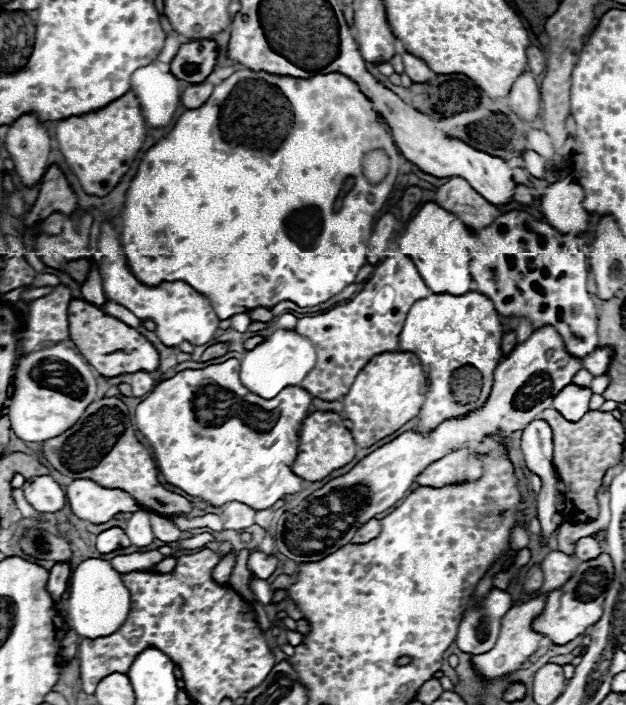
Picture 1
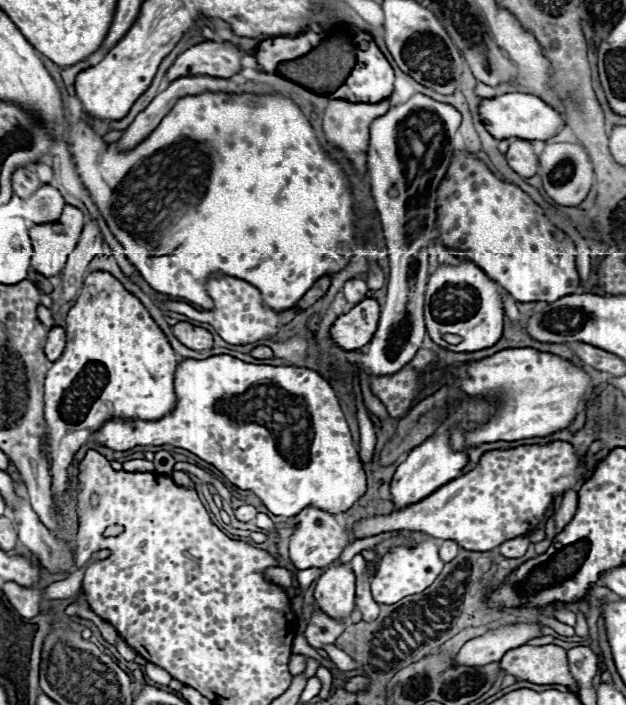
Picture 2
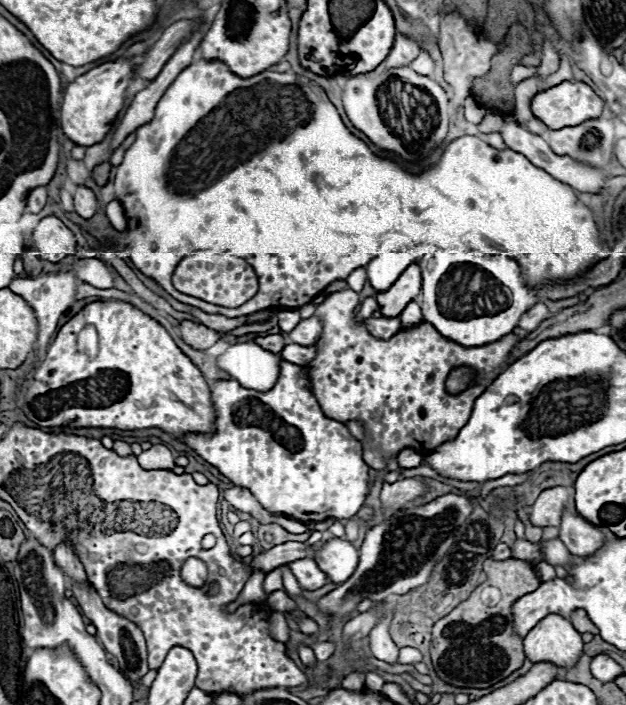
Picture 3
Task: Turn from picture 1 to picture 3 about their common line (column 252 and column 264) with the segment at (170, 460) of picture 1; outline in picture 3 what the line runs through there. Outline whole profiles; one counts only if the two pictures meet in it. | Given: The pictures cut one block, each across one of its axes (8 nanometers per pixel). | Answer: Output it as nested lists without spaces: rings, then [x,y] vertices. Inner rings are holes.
[[[282,360],[280,380],[272,392],[252,392],[236,380],[218,380],[212,386],[216,408],[216,434],[186,434],[182,440],[206,462],[218,468],[232,484],[248,488],[262,508],[292,516],[300,522],[354,516],[368,496],[368,464],[362,460],[362,444],[350,434],[348,426],[336,422],[320,410],[302,366]]]

